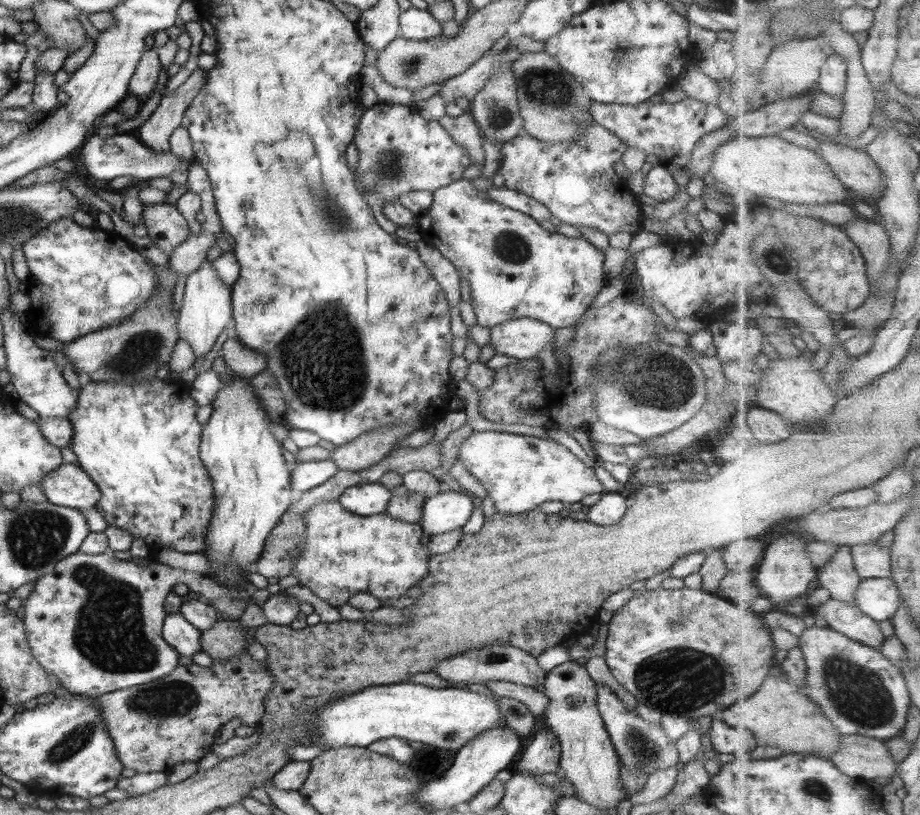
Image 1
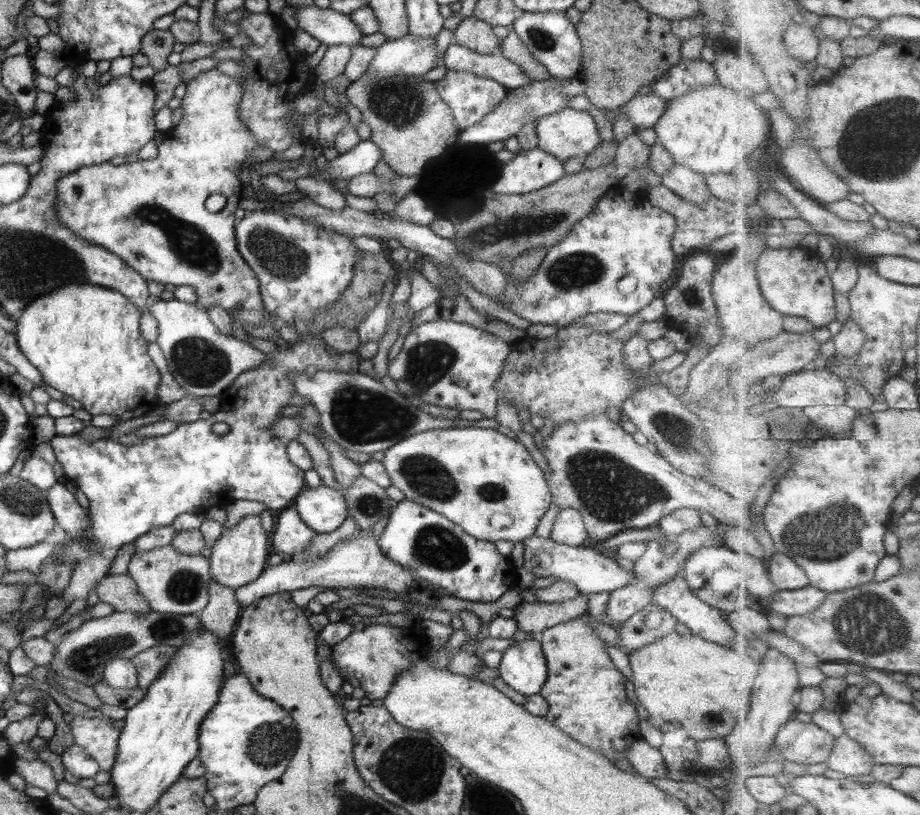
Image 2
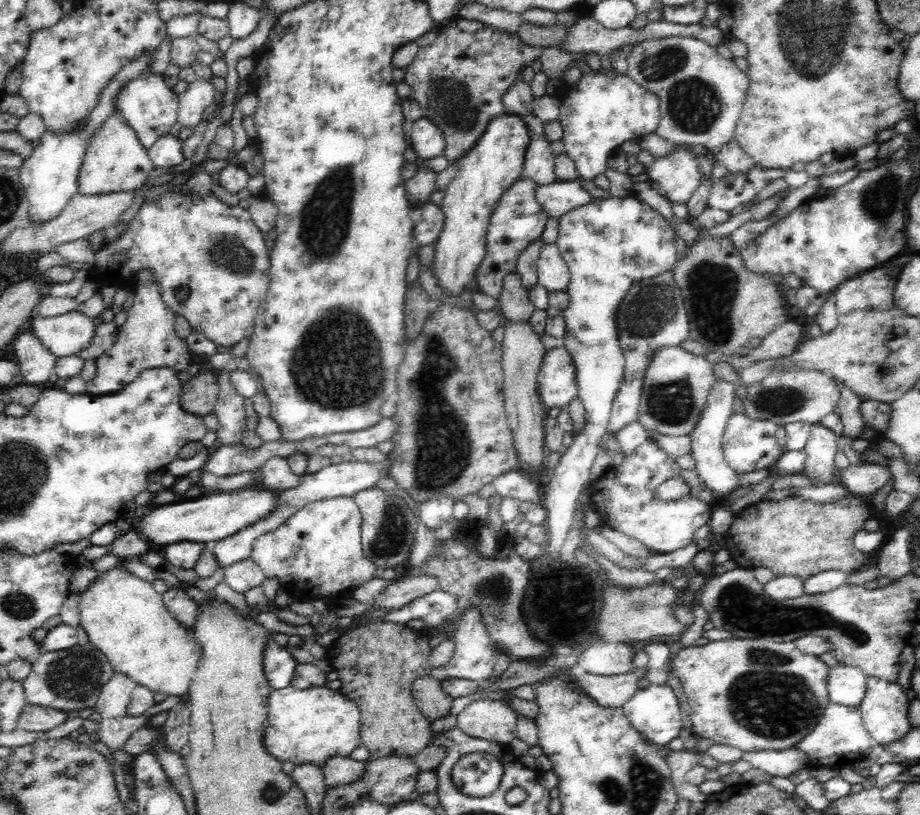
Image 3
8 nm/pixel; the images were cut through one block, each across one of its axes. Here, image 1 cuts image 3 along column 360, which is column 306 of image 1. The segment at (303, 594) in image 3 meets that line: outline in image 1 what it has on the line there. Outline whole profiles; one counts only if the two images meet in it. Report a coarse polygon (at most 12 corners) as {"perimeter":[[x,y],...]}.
{"perimeter":[[338,501],[303,514],[298,582],[382,607],[428,574],[420,524]]}

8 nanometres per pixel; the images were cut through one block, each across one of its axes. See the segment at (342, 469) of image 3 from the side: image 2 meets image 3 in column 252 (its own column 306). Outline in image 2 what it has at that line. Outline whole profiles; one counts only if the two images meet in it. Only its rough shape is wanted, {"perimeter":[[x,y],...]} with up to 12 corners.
{"perimeter":[[293,506],[280,511],[271,550],[295,560],[316,533]]}

